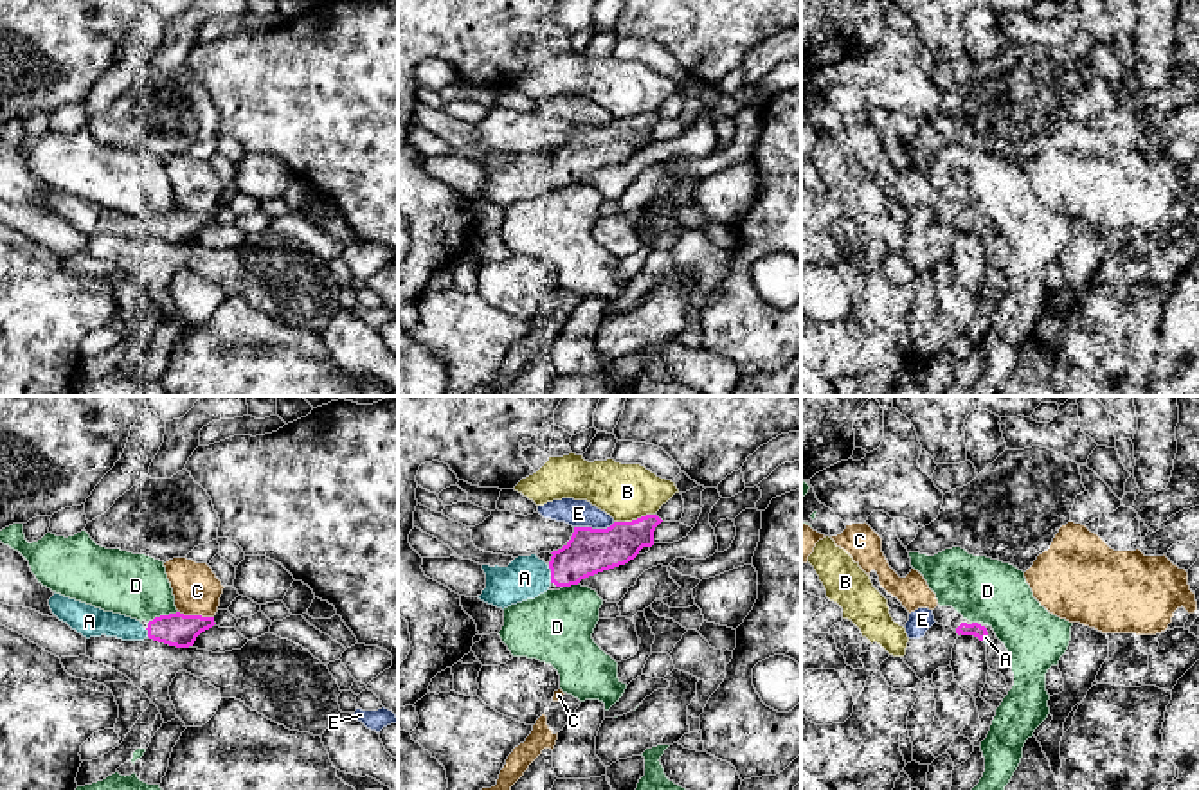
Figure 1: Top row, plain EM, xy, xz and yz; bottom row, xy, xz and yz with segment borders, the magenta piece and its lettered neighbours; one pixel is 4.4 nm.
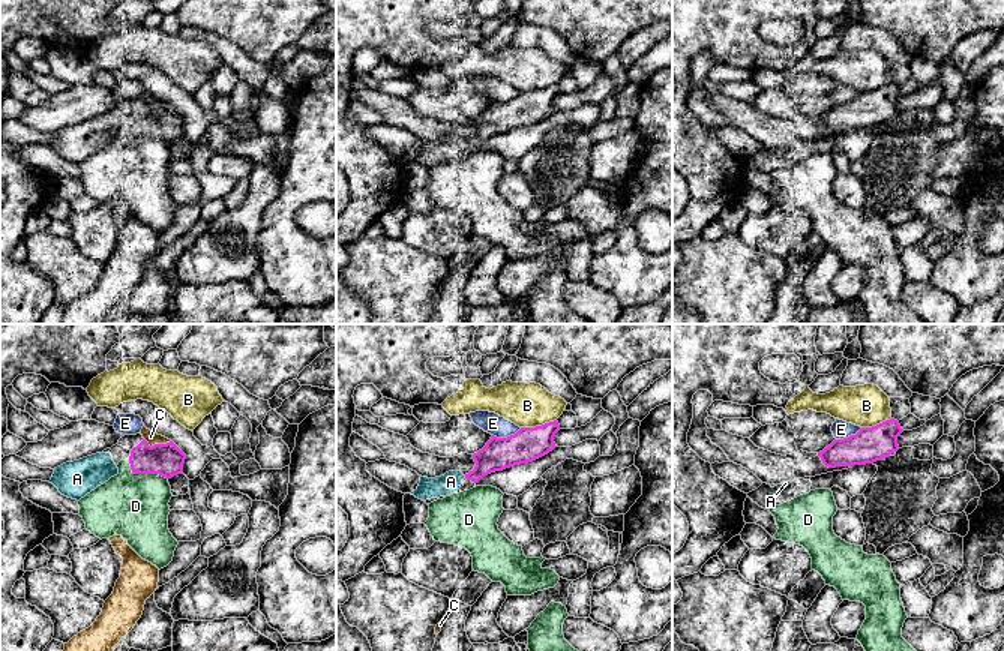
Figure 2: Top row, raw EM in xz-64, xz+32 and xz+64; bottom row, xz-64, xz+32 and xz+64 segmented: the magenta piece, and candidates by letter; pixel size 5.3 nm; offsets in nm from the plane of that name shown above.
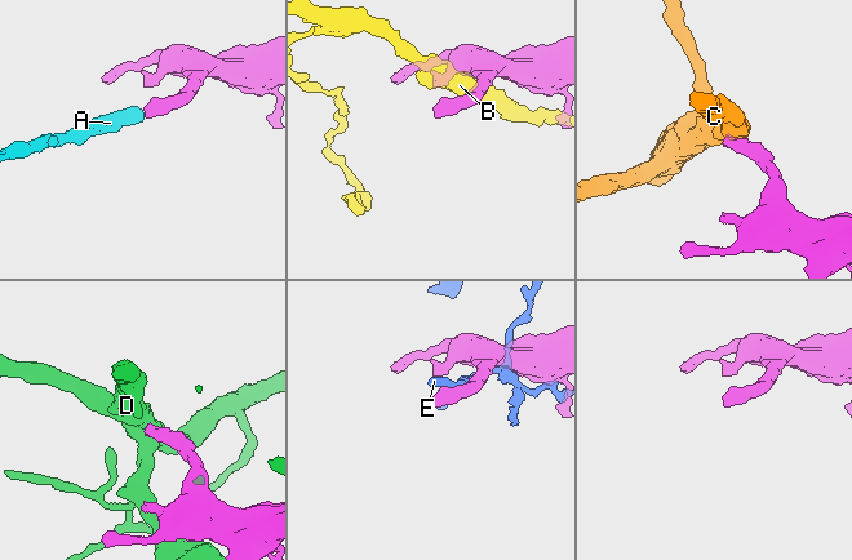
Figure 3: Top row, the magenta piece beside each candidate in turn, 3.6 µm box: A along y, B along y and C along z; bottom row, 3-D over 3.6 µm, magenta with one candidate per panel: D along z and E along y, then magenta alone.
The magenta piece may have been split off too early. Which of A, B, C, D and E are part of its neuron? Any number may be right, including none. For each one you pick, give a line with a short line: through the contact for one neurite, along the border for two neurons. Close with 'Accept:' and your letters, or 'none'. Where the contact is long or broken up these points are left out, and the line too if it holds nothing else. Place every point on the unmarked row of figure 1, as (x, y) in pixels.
Accept: A

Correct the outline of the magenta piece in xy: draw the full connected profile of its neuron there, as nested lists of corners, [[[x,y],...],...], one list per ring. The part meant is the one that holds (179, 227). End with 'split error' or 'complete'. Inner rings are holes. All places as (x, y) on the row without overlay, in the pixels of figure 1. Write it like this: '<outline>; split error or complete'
[[[56,191],[49,196],[52,211],[83,234],[117,234],[122,238],[153,236],[176,245],[189,245],[196,234],[212,225],[214,214],[184,212],[180,209],[160,212],[146,223],[131,214],[104,209],[92,202]]]; split error

